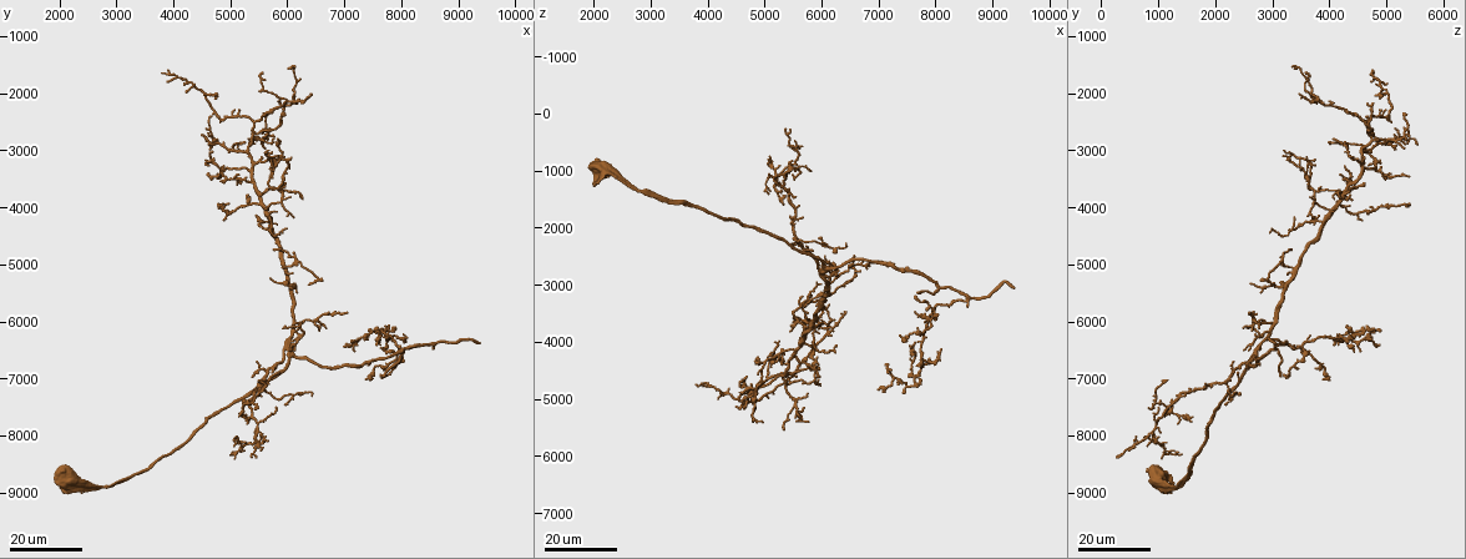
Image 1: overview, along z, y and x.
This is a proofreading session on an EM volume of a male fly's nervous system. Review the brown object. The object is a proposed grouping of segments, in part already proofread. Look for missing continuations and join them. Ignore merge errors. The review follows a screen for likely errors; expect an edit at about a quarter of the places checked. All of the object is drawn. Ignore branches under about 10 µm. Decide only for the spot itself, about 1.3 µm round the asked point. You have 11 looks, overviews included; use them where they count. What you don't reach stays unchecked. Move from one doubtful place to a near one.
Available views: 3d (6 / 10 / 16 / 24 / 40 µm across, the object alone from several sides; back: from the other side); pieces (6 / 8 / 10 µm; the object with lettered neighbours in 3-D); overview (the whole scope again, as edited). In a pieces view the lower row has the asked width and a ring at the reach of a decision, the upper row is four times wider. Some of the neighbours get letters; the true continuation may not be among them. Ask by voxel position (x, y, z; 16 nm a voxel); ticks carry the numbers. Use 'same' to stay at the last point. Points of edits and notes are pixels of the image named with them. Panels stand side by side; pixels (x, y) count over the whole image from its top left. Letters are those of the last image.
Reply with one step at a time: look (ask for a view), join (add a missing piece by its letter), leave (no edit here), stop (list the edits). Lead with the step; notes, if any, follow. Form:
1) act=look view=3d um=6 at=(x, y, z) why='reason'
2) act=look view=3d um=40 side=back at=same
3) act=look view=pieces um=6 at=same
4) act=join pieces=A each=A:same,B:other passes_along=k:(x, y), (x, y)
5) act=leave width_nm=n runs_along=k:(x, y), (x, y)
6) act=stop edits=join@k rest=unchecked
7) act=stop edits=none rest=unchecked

act=look view=3d um=16 at=(7600, 6900, 3200)

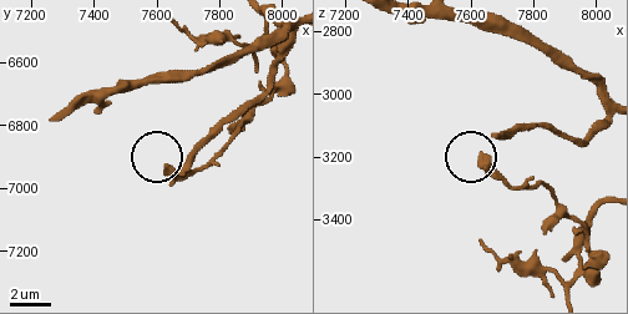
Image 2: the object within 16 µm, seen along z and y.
act=look view=pieces um=8 at=(7640, 6940, 3200)

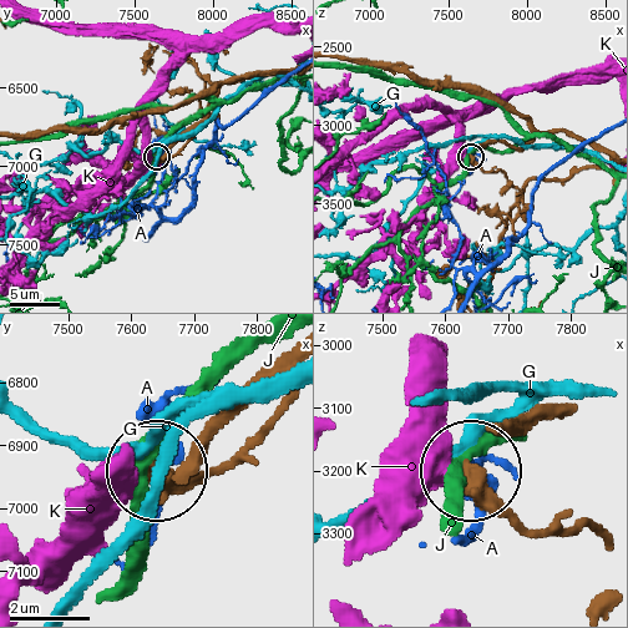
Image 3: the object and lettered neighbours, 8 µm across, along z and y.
act=leave each=A:other,G:other,J:other,K:other runs_along=3:(603, 537), (523, 523), (476, 470) found='none of them fits'

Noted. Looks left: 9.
act=look view=3d um=16 at=(8550, 6500, 3350) why='free end'

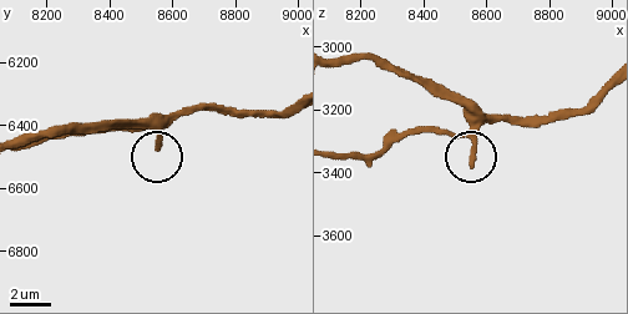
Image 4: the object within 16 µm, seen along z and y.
act=look view=pieces um=8 at=(8560, 6460, 3370)

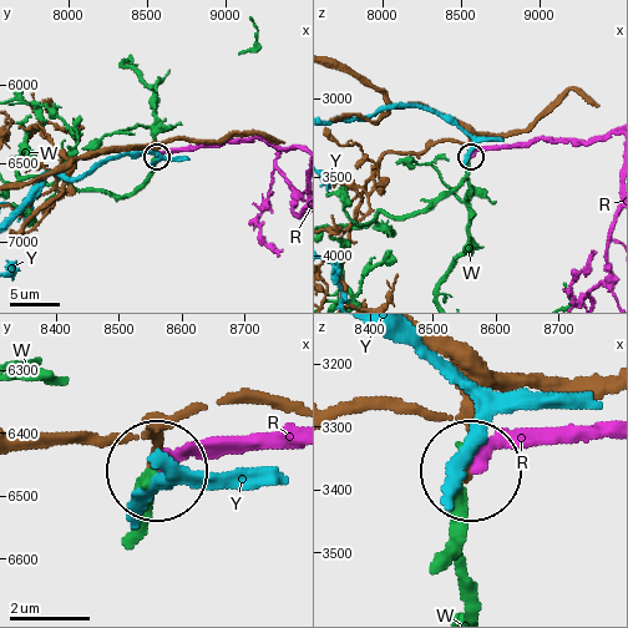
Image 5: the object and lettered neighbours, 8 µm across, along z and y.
act=leave each=R:other,W:other,Y:other found='no lettered piece goes on from it'

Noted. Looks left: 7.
act=look view=3d um=16 at=(9350, 6400, 3050) why='branch stops here'

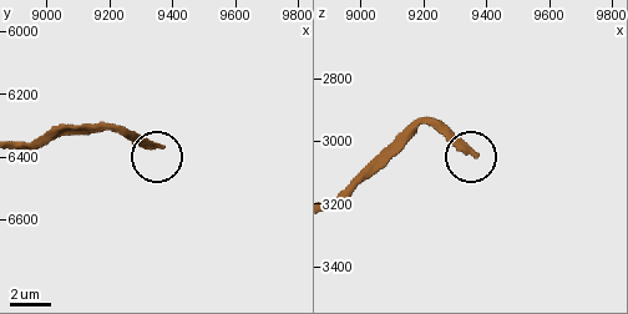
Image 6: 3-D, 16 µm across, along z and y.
act=look view=pieces um=10 at=(9360, 6360, 3040)

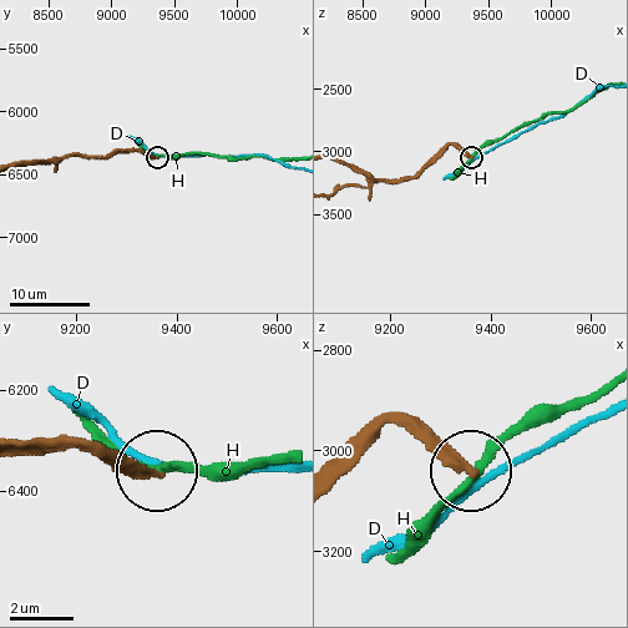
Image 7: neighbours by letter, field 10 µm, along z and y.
act=leave each=D:other,H:other runs_along=7:(26, 454), (106, 449), (152, 470) found='no lettered piece goes on from it'

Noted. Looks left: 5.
act=look view=3d um=24 at=(7150, 6300, 4400) why='an open end'

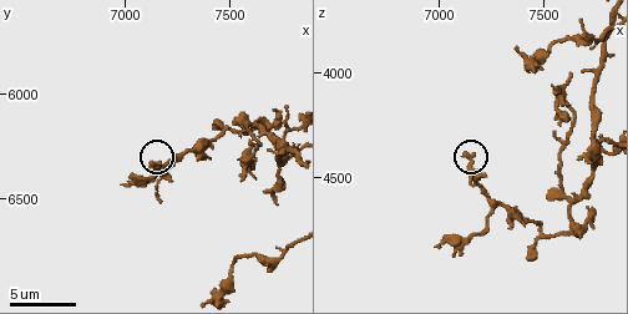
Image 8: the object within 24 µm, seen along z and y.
act=look view=pieces um=8 at=(7130, 6330, 4380)

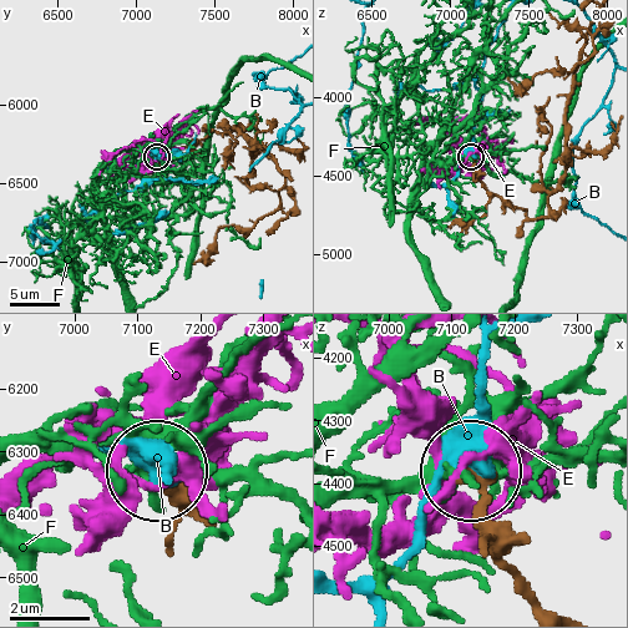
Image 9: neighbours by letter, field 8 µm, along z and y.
act=leave each=B:other,E:other,F:other runs_along=9:(542, 599), (505, 560), (475, 472) found='none of them fits'

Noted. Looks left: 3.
act=look view=3d um=16 at=(5950, 3600, 4550) why='an open end'

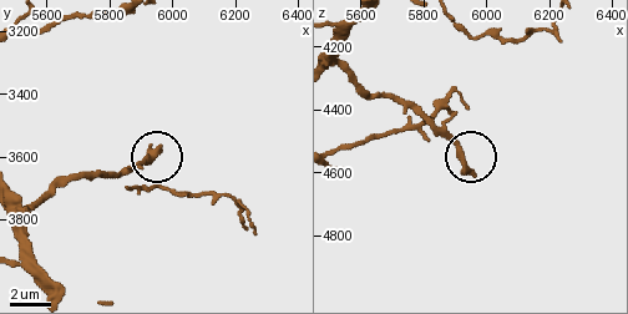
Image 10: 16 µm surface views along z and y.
act=look view=pieces um=8 at=(5960, 3570, 4600) why='what lies round it'

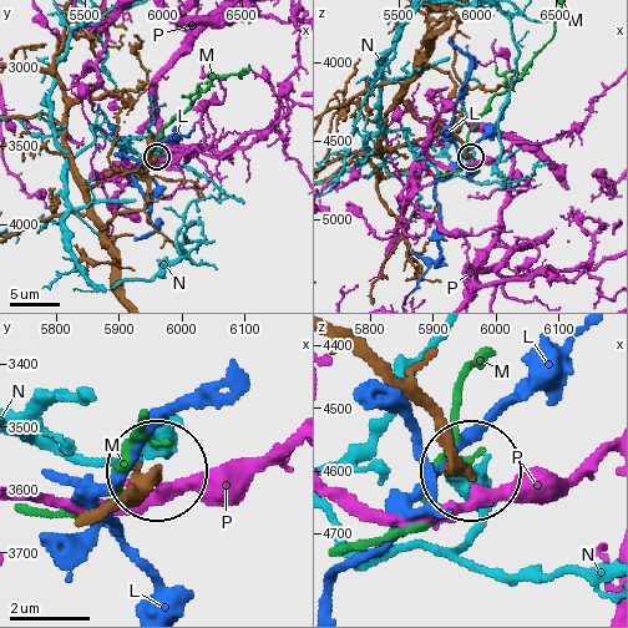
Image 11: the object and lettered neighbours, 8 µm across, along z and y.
act=leave width_nm=350 each=L:other,M:other,N:other,P:other runs_along=11:(343, 334), (470, 469) found='none of them fits'

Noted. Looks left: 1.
act=stop edits=none rest=unchecked

